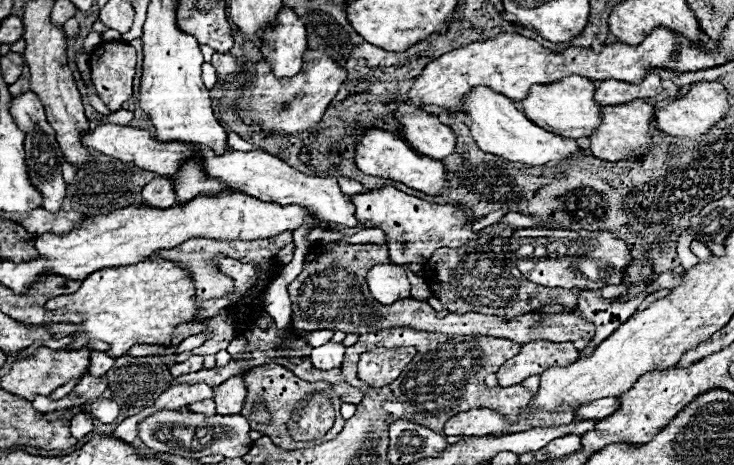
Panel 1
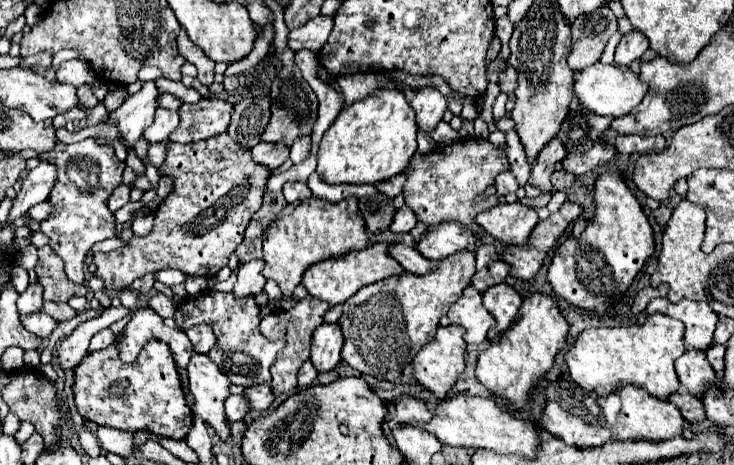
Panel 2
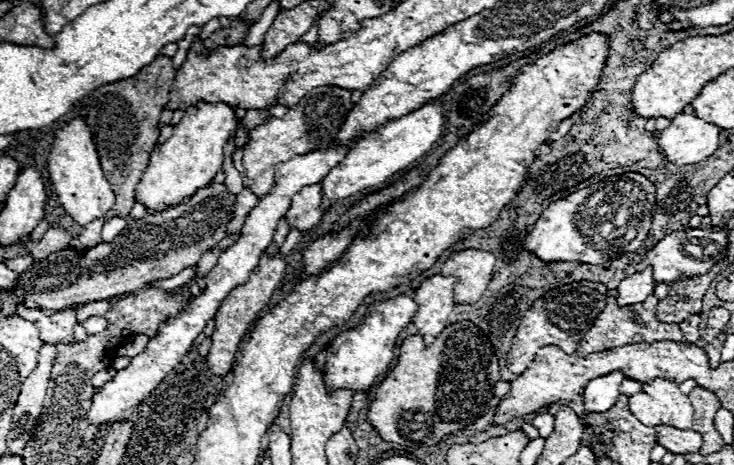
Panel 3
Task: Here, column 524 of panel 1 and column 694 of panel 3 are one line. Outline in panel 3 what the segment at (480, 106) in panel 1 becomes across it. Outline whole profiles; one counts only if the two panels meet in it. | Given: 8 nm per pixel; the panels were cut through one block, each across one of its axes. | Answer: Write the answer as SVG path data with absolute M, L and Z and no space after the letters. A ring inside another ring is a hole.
M678 114L672 118L672 124L658 134L658 146L676 166L698 164L716 152L718 134L718 126L704 122L694 114Z

